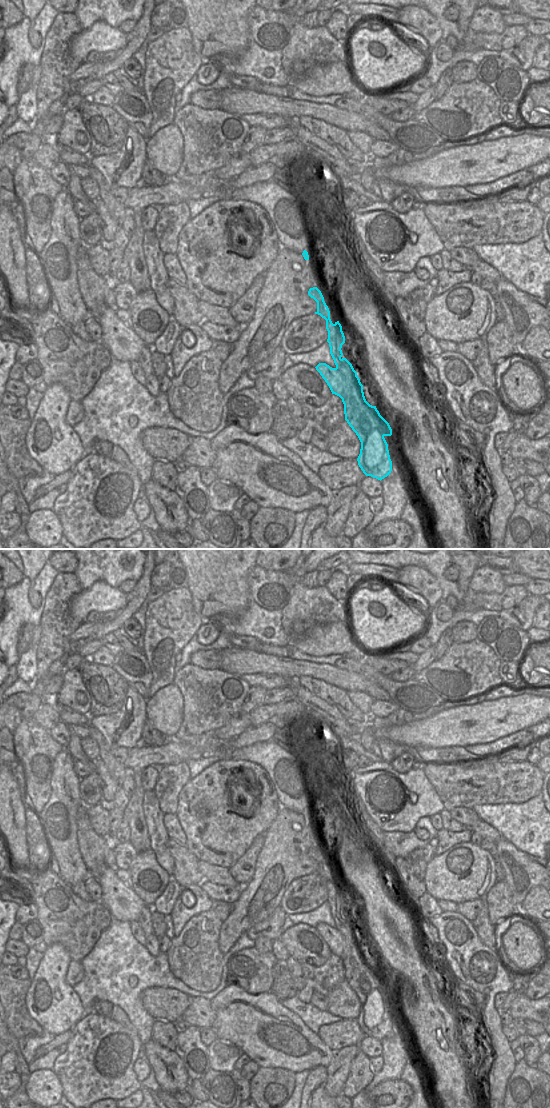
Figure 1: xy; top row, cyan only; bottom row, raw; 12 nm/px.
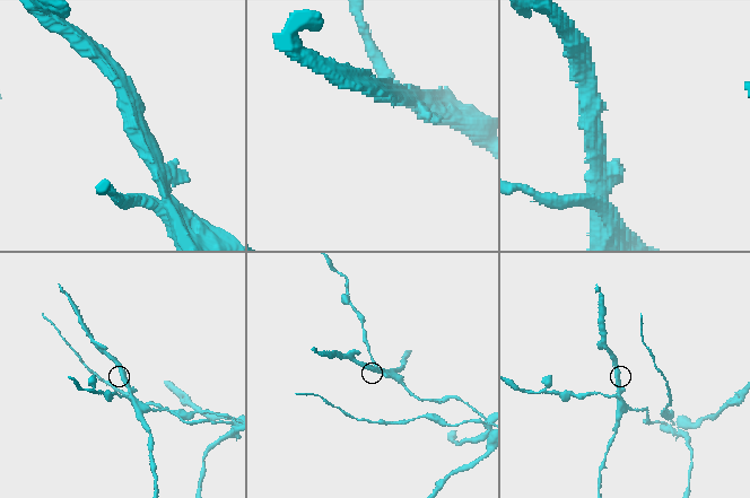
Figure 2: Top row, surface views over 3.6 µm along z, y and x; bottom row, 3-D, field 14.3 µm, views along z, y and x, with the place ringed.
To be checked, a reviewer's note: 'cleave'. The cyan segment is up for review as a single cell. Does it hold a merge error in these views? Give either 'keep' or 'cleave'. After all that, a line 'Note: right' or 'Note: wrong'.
cleave
Note: right

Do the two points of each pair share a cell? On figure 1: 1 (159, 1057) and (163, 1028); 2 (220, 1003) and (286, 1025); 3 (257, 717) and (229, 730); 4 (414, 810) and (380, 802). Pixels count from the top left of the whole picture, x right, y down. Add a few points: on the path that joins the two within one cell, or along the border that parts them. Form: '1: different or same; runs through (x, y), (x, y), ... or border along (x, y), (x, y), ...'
1: different; border along (152, 1038), (159, 1044), (174, 1051)
2: same; runs through (236, 1011), (244, 1019), (260, 1025), (270, 1025)
3: different; border along (248, 713), (251, 725)
4: same; runs through (403, 810), (389, 816), (386, 813), (379, 812)

